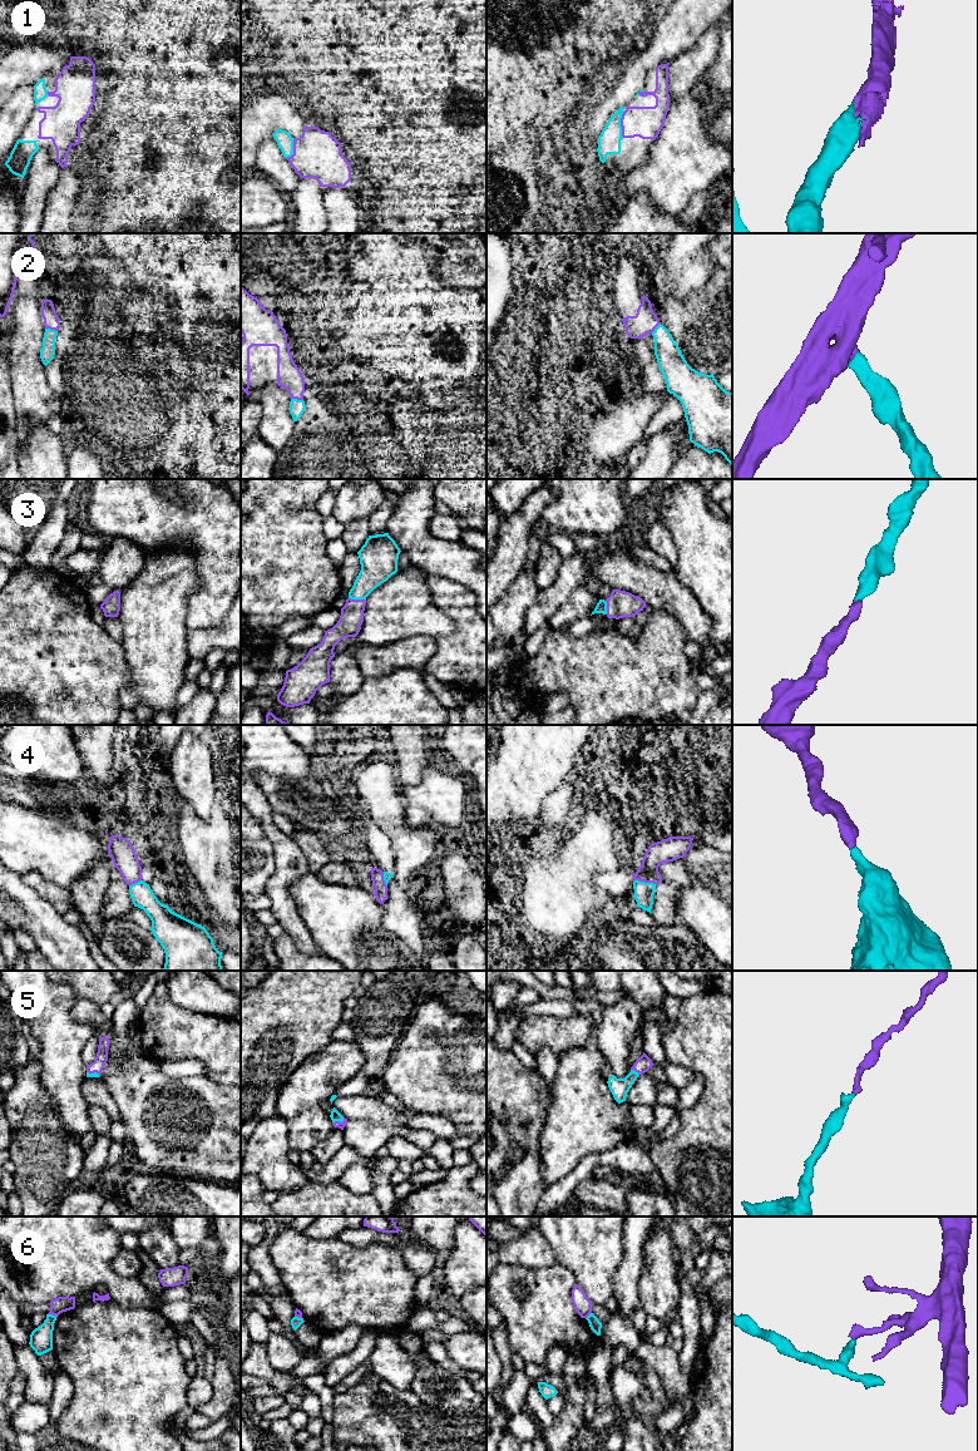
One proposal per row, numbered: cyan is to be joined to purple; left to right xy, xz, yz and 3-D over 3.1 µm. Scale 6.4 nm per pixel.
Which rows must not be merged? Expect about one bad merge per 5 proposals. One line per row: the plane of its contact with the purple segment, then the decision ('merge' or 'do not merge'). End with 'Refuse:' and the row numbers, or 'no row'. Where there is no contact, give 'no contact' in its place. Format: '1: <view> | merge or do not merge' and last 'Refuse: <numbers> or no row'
1: yz | merge
2: xy | merge
3: xz | merge
4: yz | merge
5: yz | merge
6: xy | do not merge
Refuse: 6

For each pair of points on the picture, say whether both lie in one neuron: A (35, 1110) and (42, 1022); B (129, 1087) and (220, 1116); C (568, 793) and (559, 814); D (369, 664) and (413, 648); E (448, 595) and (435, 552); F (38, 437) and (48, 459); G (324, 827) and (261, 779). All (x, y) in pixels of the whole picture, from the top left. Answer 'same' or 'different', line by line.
A: different
B: same
C: same
D: same
E: different
F: same
G: same

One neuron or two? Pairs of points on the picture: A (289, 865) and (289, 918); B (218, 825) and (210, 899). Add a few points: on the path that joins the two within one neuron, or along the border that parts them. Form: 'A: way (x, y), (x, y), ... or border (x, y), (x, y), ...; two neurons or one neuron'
A: way (283, 878), (283, 906); one neuron
B: way (213, 844), (213, 881); one neuron

